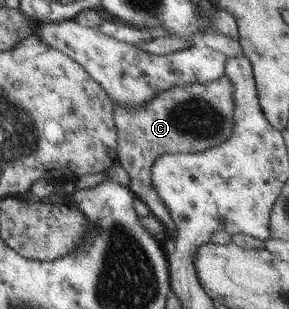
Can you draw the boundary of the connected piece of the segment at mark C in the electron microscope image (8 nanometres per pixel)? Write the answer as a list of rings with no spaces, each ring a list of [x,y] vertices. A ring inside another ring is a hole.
[[[221,76],[208,84],[186,84],[165,89],[153,100],[140,103],[135,108],[114,105],[116,123],[117,163],[129,175],[131,189],[143,198],[151,213],[166,227],[171,241],[176,237],[176,227],[167,208],[153,189],[150,168],[163,154],[196,154],[226,142],[234,132],[234,83],[229,76]]]

